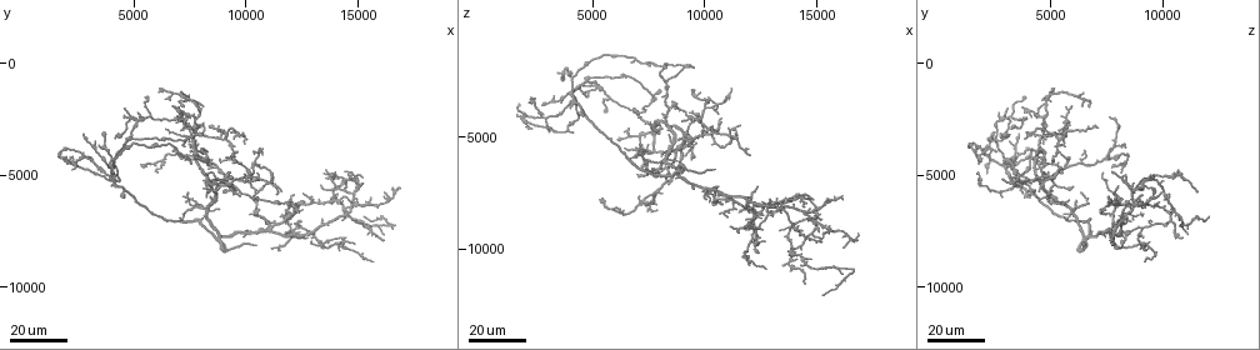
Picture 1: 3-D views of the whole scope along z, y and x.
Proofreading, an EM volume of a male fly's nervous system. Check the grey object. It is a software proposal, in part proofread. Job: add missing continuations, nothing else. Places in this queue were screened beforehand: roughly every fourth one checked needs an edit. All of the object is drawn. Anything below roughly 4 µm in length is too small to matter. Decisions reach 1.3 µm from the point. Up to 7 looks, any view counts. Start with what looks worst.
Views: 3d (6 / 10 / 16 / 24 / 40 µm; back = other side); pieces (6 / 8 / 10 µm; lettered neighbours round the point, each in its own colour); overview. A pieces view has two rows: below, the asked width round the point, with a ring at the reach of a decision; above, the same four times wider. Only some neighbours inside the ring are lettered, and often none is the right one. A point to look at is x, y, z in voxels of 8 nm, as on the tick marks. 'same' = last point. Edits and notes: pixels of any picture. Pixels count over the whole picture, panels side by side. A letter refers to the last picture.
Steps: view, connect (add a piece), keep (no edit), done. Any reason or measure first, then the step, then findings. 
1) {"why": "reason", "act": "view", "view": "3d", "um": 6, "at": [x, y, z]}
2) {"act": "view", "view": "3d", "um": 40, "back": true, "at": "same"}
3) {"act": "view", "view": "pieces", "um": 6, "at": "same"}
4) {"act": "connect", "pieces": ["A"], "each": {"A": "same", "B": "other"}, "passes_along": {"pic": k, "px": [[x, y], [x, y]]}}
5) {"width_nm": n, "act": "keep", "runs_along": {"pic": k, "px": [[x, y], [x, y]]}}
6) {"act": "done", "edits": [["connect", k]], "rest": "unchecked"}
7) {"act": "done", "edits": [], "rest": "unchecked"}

{"why": "branch stops here", "act": "view", "view": "3d", "um": 16, "at": [8100, 1900, 6500]}

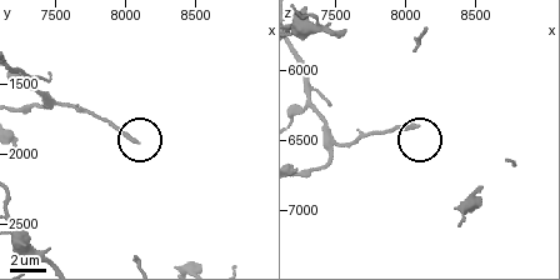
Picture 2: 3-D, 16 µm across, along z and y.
{"act": "view", "view": "pieces", "um": 10, "at": [8060, 1900, 6400]}

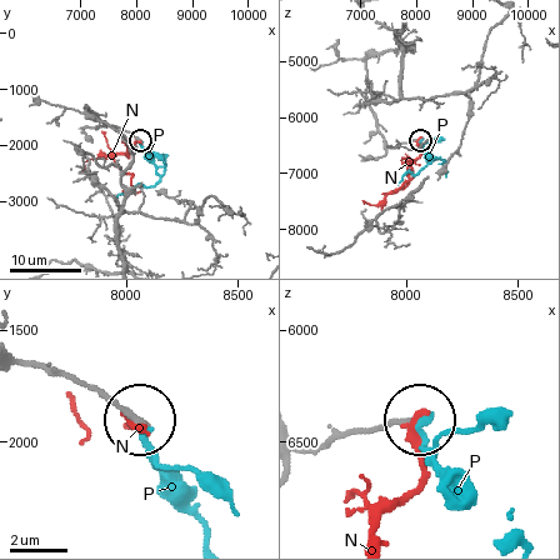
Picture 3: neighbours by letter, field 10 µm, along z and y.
{"width_nm": 200, "act": "keep", "each": {"N": "other", "P": "other"}, "runs_along": {"pic": 3, "px": [[23, 363], [86, 381], [134, 418]]}, "found": "no lettered piece goes on from it"}

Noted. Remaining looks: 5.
{"why": "tapers out", "act": "view", "view": "3d", "um": 24, "at": [10400, 8200, 6300]}

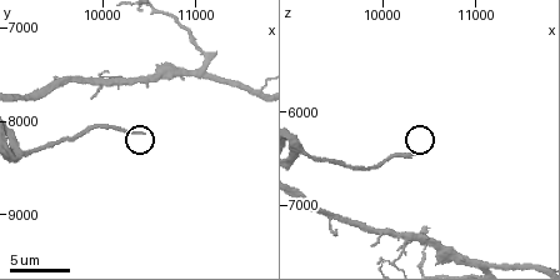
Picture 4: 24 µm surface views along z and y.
{"why": "see the neighbours", "act": "view", "view": "pieces", "um": 8, "at": [10450, 8100, 6450]}

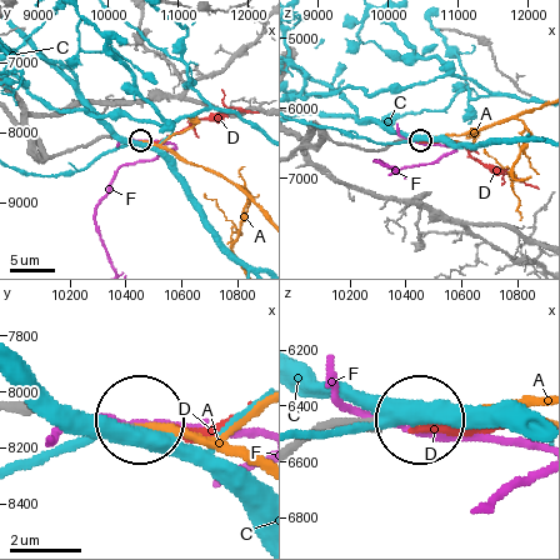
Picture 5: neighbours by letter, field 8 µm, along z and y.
{"act": "connect", "pieces": ["A"], "each": {"A": "same", "C": "other", "D": "other", "F": "other"}, "found": "it goes on there"}

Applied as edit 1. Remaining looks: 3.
{"why": "free end", "act": "view", "view": "3d", "um": 16, "at": [8400, 2800, 7100]}

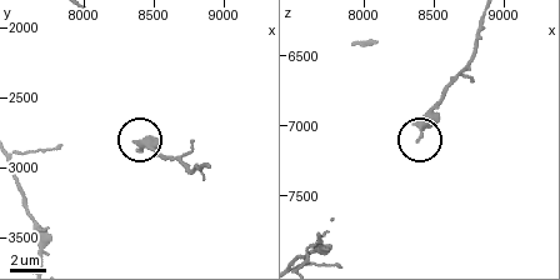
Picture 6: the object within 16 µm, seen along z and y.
{"act": "view", "view": "pieces", "um": 10, "at": [8400, 2880, 7080]}

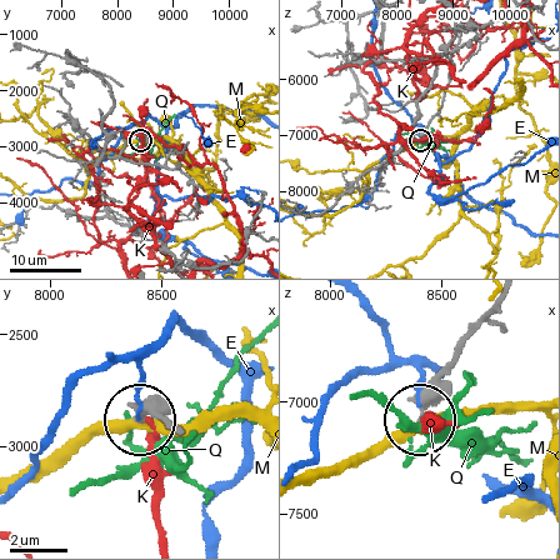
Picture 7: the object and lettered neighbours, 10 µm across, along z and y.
{"act": "keep", "each": {"E": "other", "K": "other", "M": "other", "Q": "other"}, "found": "none of them fits"}

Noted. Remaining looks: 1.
{"act": "done", "edits": [["connect", 5]], "rest": "unchecked"}

